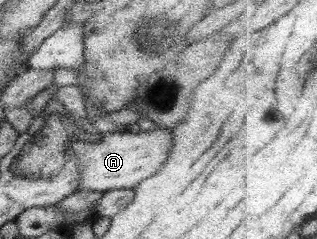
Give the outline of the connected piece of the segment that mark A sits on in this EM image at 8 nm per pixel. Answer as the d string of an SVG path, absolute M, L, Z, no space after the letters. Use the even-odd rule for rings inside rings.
M159 127L159 130L139 134L131 134L129 131L123 134L105 133L97 143L75 139L71 145L81 162L76 192L89 190L105 194L119 188L134 189L139 182L157 173L167 161L173 145L172 130Z

